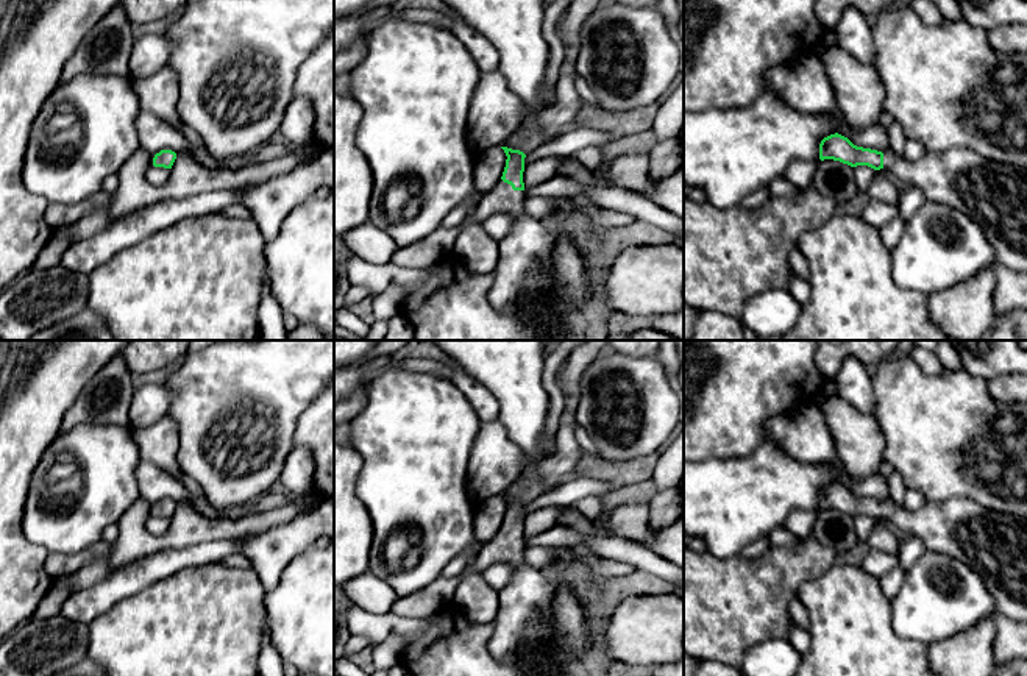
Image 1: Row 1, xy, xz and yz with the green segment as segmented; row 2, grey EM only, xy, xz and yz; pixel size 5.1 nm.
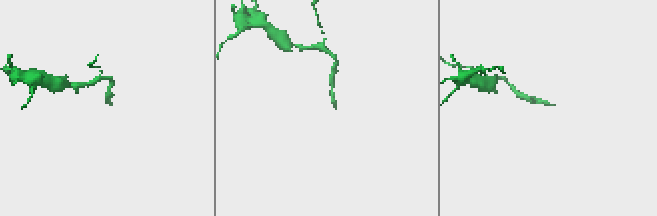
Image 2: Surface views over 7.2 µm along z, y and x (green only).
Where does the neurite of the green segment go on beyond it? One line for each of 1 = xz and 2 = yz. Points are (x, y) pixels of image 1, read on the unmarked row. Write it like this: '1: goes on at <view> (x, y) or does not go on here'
1: goes on at xz (523, 625)
2: goes on at yz (995, 545)

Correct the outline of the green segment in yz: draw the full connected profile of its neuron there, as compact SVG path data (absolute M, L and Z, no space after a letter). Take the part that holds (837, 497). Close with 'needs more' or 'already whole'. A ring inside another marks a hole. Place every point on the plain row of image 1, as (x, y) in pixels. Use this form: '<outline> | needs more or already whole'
M835 482L819 493L819 509L868 515L919 537L927 550L969 565L986 585L996 612L1027 621L1027 520L993 512L968 498L927 501L918 511L854 495Z | needs more

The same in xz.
M501 498L507 506L501 531L484 545L474 562L478 571L496 562L514 568L510 582L498 592L489 653L498 662L521 656L534 665L537 676L565 676L567 671L549 659L549 642L554 637L554 589L540 570L523 557L526 504L520 500Z | needs more

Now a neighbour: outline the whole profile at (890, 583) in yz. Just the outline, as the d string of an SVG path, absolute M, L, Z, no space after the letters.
M899 565L879 581L882 592L888 600L893 600L897 595L902 585L904 575L905 575L905 570Z

